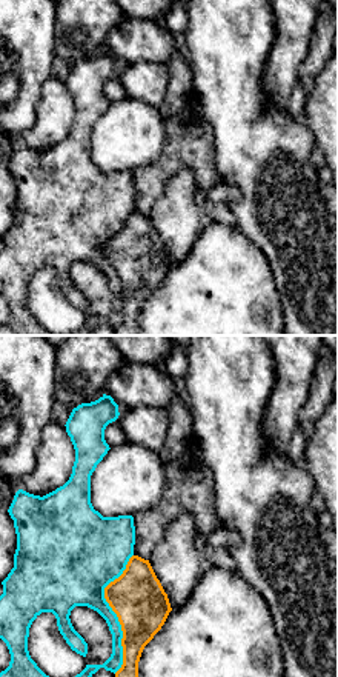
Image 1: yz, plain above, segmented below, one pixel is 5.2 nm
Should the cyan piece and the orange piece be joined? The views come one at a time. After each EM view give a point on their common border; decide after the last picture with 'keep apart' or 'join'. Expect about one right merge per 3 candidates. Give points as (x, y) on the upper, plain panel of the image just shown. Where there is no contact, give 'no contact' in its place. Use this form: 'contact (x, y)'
contact (114, 268)

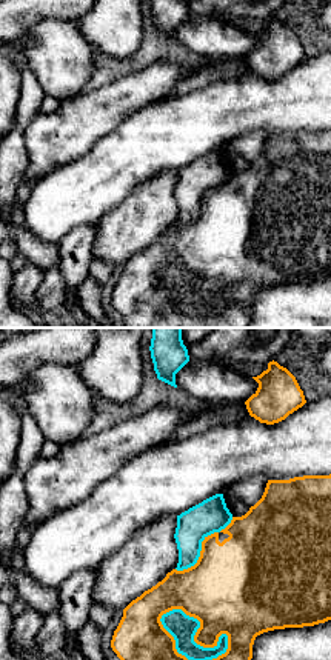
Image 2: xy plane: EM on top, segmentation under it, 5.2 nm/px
contact (185, 311)

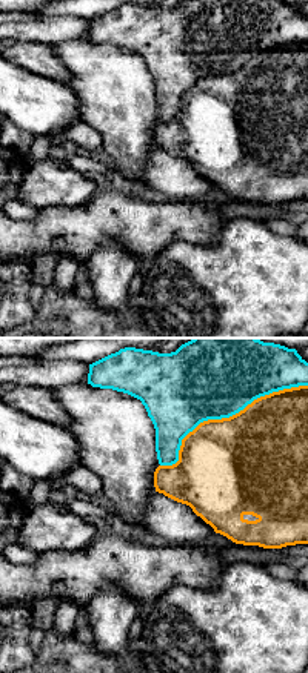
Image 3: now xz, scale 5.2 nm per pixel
contact (225, 72)

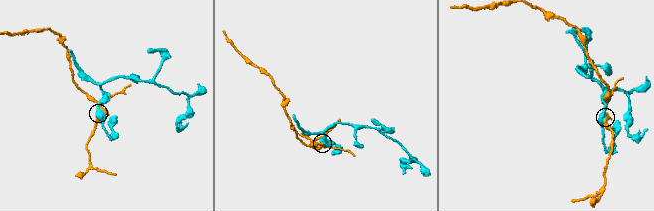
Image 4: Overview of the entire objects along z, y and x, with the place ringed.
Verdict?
keep apart

